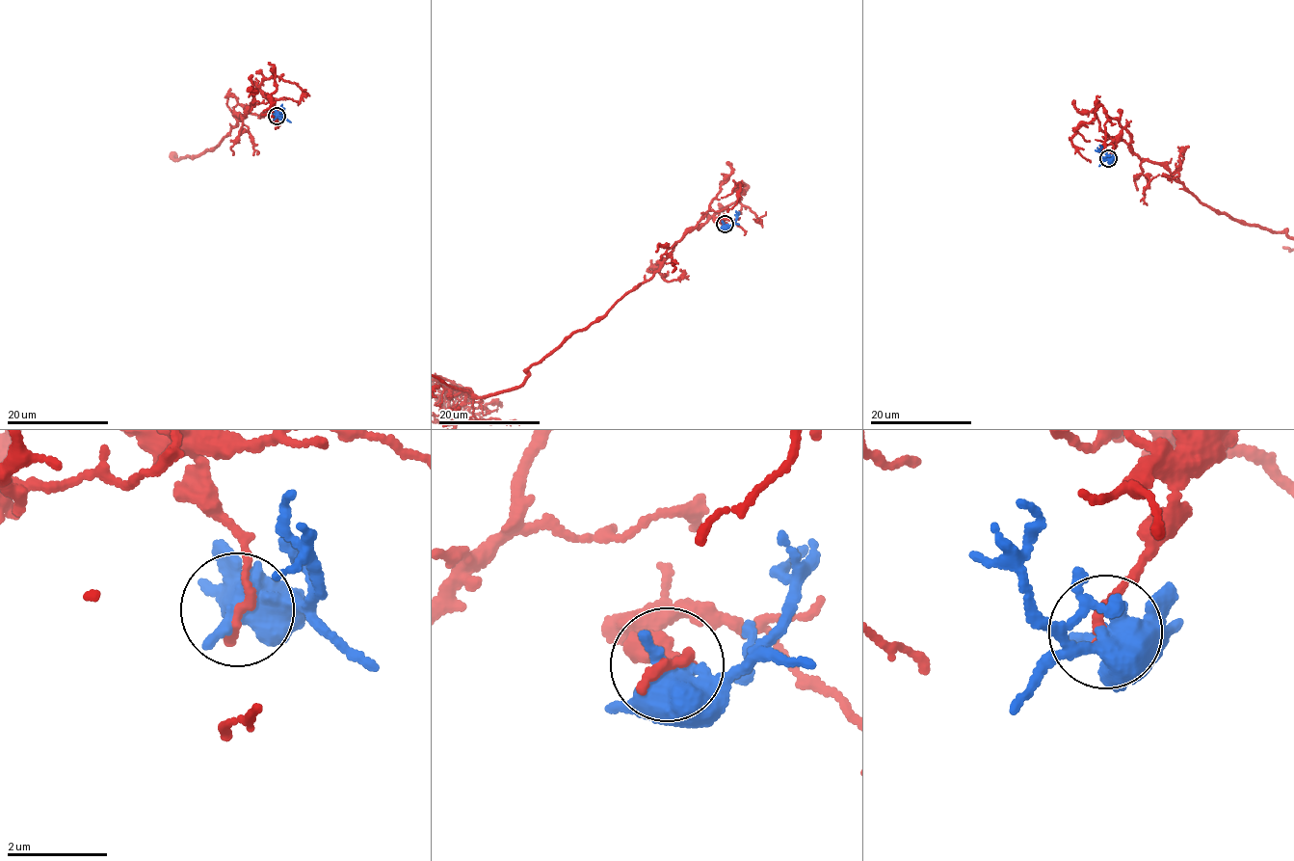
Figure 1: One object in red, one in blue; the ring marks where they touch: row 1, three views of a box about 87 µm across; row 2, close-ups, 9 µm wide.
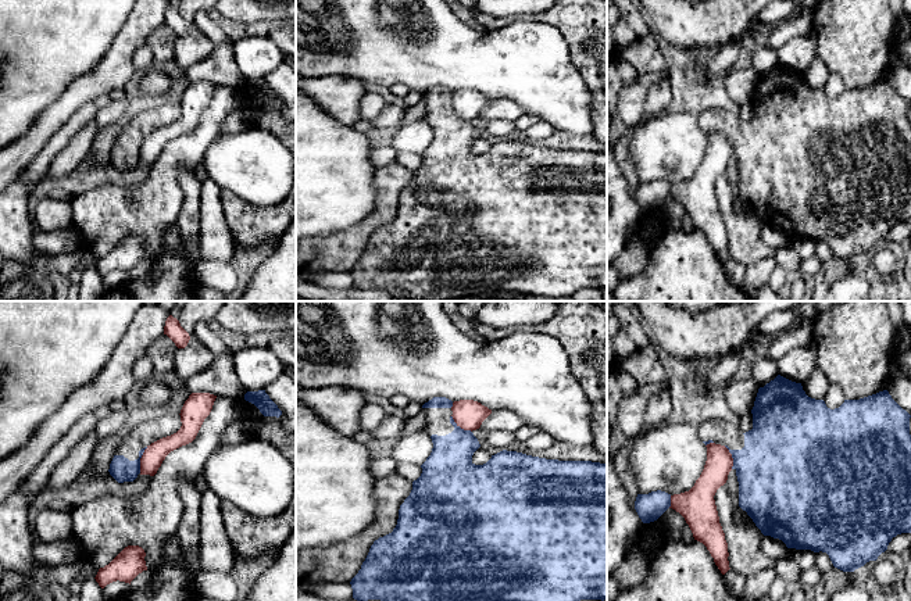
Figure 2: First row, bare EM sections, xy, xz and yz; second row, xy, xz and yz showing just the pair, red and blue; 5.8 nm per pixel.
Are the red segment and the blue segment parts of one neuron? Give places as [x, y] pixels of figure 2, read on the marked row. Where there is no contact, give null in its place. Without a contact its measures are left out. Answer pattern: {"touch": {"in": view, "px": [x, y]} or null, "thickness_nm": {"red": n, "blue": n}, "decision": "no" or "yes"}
{"touch": {"in": "xy", "px": [140, 460]}, "thickness_nm": {"red": 120, "blue": 140}, "decision": "no"}

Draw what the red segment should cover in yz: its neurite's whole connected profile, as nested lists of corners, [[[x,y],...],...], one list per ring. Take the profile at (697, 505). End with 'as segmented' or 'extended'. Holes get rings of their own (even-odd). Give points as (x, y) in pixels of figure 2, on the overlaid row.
[[[710,443],[705,447],[707,461],[700,477],[689,491],[671,496],[669,508],[685,518],[694,540],[707,547],[715,565],[725,575],[730,569],[729,552],[714,496],[726,483],[733,458],[725,446]]]; as segmented

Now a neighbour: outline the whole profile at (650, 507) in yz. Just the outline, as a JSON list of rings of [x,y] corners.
[[[657,490],[649,494],[637,494],[635,509],[643,523],[657,520],[671,507],[671,494]]]

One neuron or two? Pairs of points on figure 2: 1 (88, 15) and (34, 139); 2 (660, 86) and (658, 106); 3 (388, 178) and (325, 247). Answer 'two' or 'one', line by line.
1: two
2: one
3: one

